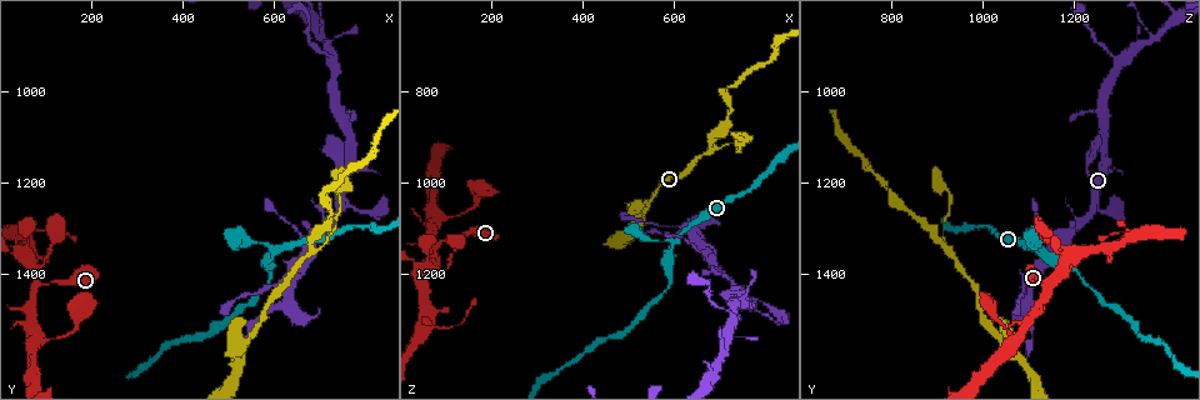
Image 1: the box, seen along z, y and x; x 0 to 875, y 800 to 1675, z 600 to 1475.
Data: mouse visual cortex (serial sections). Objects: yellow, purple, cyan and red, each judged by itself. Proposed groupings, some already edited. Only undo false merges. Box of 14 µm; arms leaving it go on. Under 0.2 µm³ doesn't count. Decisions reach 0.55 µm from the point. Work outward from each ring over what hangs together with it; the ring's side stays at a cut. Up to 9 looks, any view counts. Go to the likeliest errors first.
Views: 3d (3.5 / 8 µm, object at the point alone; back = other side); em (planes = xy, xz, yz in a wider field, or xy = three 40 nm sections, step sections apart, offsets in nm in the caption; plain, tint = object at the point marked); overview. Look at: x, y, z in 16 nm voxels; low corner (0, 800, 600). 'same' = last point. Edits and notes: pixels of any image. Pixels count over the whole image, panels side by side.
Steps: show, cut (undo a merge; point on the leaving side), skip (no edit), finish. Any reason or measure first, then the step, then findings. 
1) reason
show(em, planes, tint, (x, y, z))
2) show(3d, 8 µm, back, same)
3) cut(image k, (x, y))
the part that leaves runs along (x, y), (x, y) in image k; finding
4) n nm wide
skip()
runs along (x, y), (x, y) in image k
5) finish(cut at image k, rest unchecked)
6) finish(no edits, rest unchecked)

sudden change in width
show(3d, 3.5 µm, (95, 1385, 1190))

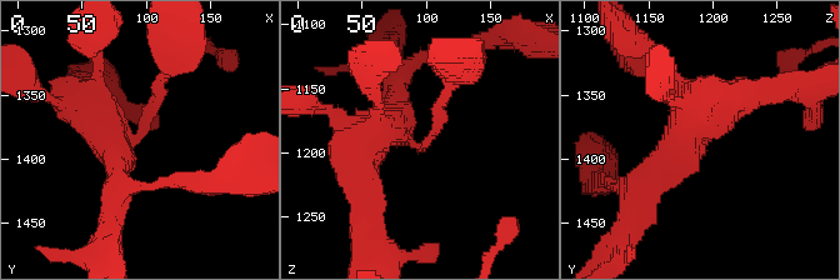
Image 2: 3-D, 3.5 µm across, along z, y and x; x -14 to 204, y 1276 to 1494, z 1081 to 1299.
skip()
runs along (116, 184), (161, 76) in image 2; one cell here

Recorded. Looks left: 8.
calibre changes
show(3d, 3.5 µm, (685, 1345, 925))

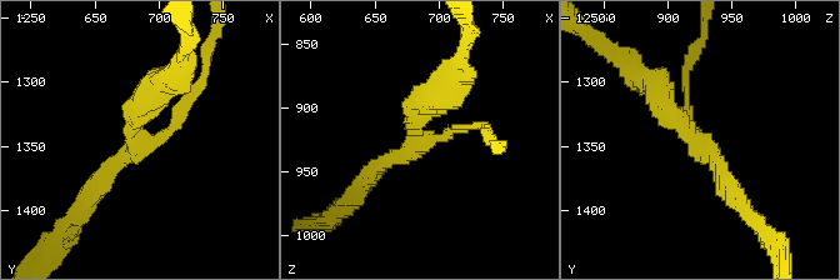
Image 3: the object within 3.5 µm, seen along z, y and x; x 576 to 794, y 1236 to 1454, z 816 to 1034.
3 arms; arms of 150, 250, 300 nm; shape alone is not enough
show(em, xy, step 2, tint, (680, 1352, 926))

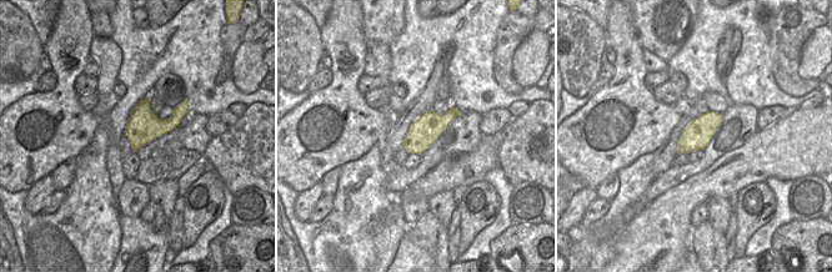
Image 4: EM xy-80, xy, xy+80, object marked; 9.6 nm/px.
skip()
runs along (740, 200), (656, 85) in image 3; all the same cell

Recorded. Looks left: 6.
thick turns thin
show(3d, 3.5 µm, (735, 945, 1300))

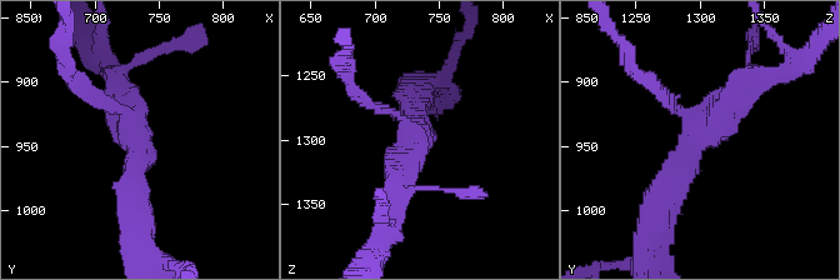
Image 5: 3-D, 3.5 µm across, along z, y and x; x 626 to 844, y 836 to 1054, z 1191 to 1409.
show(em, xy, step 1, tint, (732, 942, 1304))

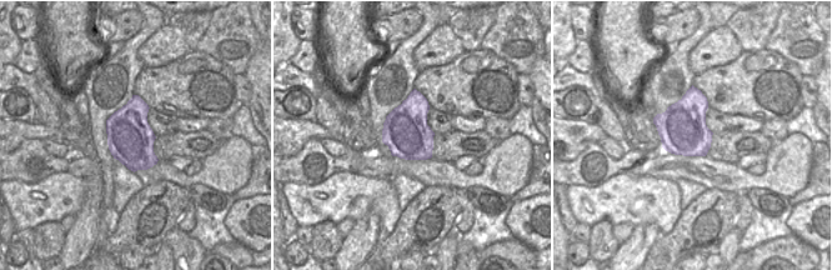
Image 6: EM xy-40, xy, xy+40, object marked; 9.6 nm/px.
cut it another way
show(em, xy, step 3, tint, same)

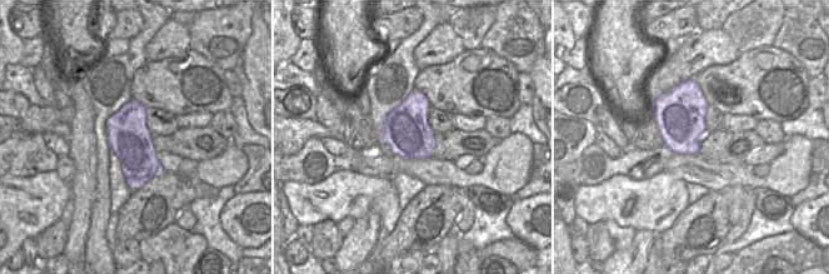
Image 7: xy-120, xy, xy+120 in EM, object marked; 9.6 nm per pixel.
3 arms; arms of 150, 300, 350 nm
skip()
runs along (660, 205), (691, 148), (755, 75) in image 5; continuous, no second cell

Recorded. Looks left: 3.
sudden change in width
show(3d, 8 µm, (605, 1350, 1135))

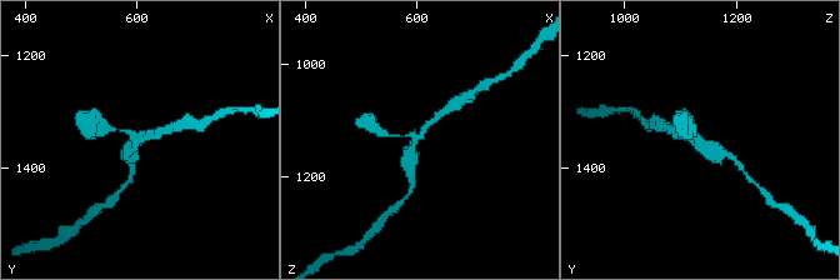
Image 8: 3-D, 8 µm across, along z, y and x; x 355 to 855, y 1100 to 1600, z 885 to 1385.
show(3d, 3.5 µm, back, (600, 1350, 1130))

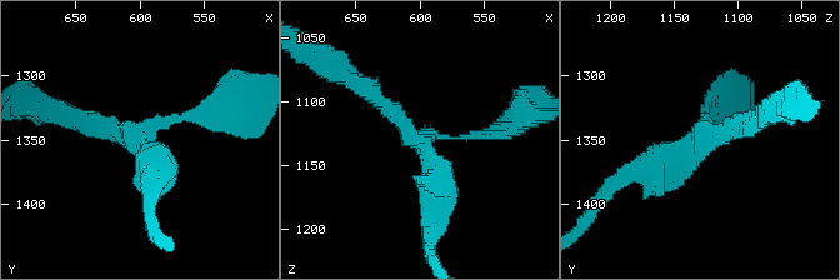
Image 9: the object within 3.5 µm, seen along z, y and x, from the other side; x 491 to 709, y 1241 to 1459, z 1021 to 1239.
shape alone is not enough
show(em, xy, step 5, tint, (604, 1352, 1130))

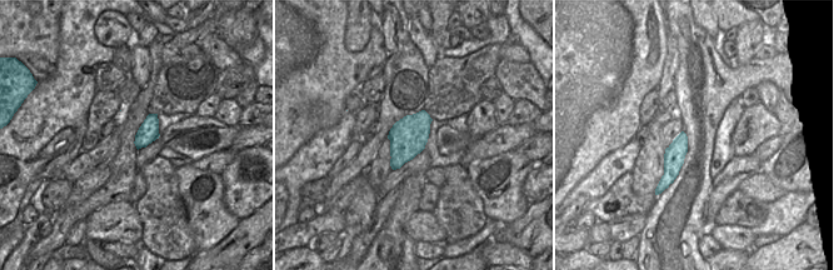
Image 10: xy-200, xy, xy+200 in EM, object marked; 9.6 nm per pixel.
skip()
runs along (356, 84), (421, 144), (436, 205) in image 9; all the same cell

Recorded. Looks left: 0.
finish(no edits, rest unchecked)

